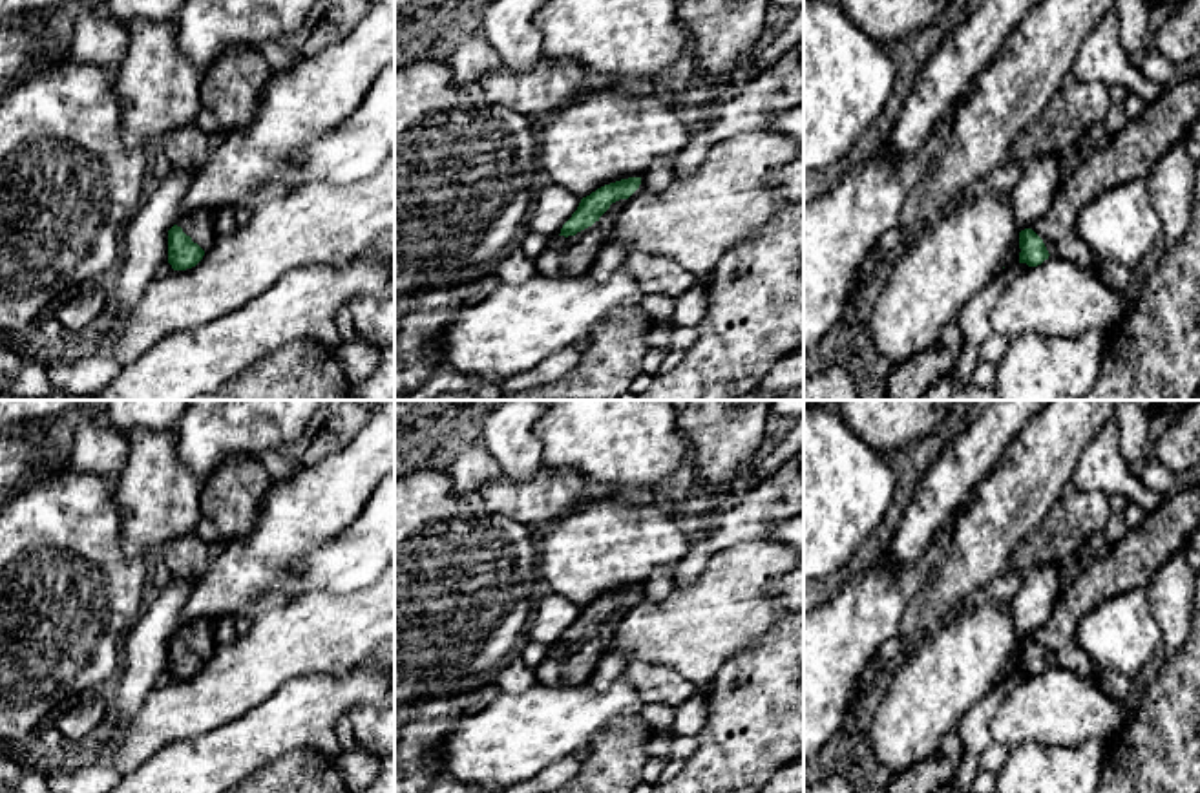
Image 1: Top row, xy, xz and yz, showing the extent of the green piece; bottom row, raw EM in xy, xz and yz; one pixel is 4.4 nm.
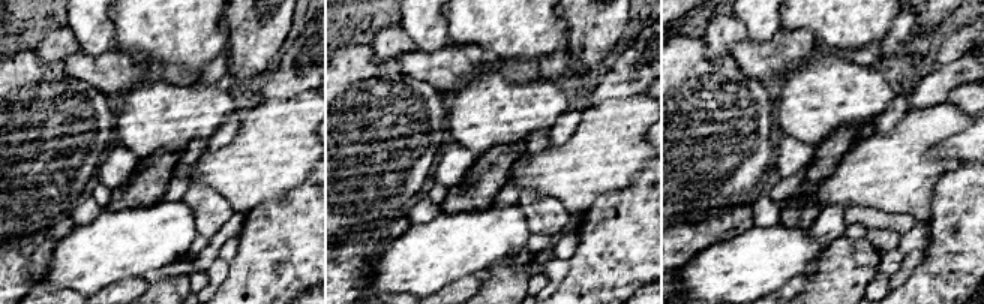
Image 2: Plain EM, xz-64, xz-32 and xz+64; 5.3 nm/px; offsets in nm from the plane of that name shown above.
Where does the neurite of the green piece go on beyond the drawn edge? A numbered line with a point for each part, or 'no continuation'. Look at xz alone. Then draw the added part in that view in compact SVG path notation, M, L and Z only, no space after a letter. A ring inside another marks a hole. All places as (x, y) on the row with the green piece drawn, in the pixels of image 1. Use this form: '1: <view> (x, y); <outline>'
1: xz (574, 254); M619 199L588 228L575 236L555 236L546 245L544 252L535 259L539 274L561 276L588 272L606 245L617 212L625 206L626 199Z

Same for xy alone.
1: xy (200, 227); M201 208L195 214L179 217L175 225L181 227L183 232L190 236L192 241L197 243L203 250L208 250L217 238L214 228L214 216L214 212Z

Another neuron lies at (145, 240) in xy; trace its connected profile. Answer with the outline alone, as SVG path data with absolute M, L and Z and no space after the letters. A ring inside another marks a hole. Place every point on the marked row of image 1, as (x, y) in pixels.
M205 161L174 166L157 190L126 223L121 243L117 309L108 312L108 331L102 340L102 356L111 358L113 345L124 329L126 311L144 294L157 278L157 269L168 261L168 230L177 223L179 206Z

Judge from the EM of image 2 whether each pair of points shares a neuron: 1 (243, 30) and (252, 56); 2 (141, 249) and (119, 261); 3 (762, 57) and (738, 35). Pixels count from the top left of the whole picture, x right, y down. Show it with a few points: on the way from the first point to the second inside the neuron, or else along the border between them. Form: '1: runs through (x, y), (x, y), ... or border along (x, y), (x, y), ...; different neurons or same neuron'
1: runs through (249, 36), (252, 39), (252, 50); same neuron
2: runs through (135, 249), (125, 255); same neuron
3: border along (747, 38), (734, 44), (726, 53); different neurons

